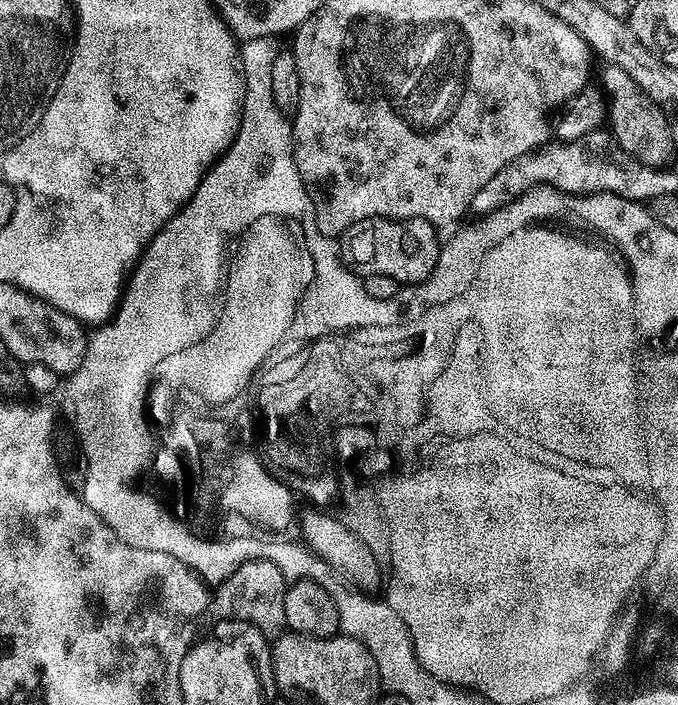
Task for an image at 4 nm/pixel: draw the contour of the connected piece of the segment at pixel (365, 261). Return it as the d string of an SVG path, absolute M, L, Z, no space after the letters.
M364 220L353 228L347 228L339 237L340 258L349 272L363 278L370 275L386 275L397 281L400 286L423 284L425 278L432 273L440 257L442 240L436 237L437 229L425 220Z

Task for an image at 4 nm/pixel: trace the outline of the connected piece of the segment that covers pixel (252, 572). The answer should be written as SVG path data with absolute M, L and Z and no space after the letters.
M257 558L247 560L240 565L230 578L223 580L215 589L214 596L220 601L215 601L217 608L224 616L233 616L236 620L245 620L245 625L259 630L269 638L275 638L285 631L286 628L286 590L289 581L284 575L283 568L276 565L275 560Z

